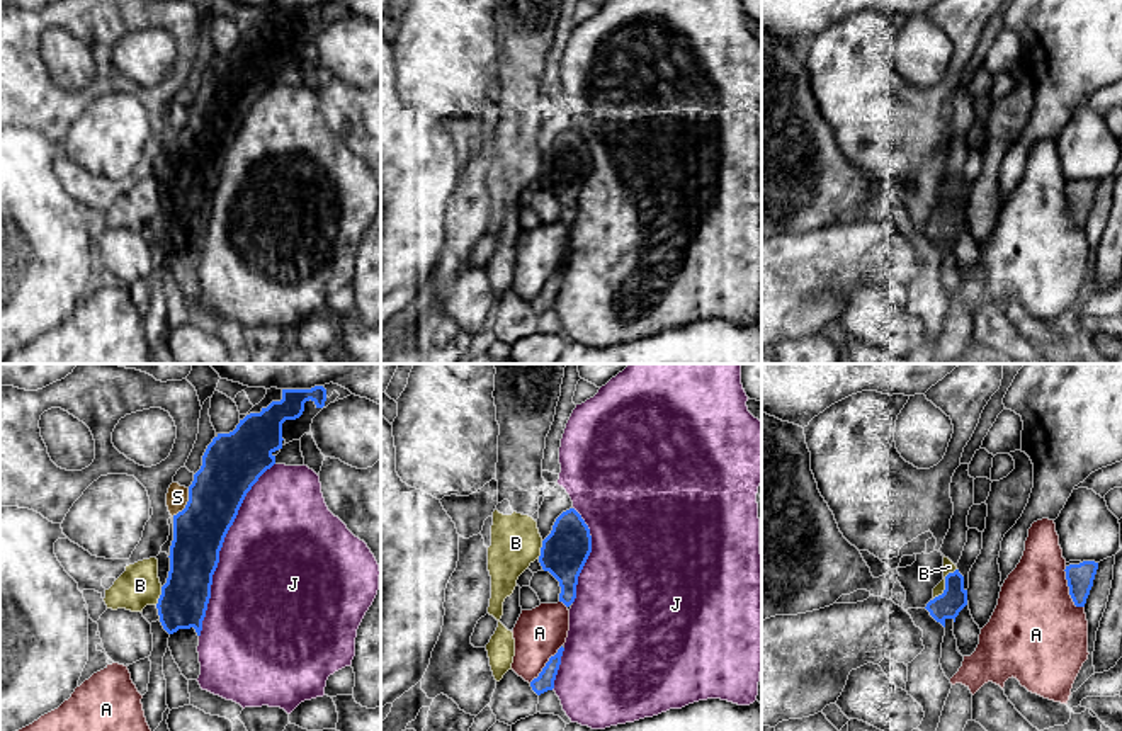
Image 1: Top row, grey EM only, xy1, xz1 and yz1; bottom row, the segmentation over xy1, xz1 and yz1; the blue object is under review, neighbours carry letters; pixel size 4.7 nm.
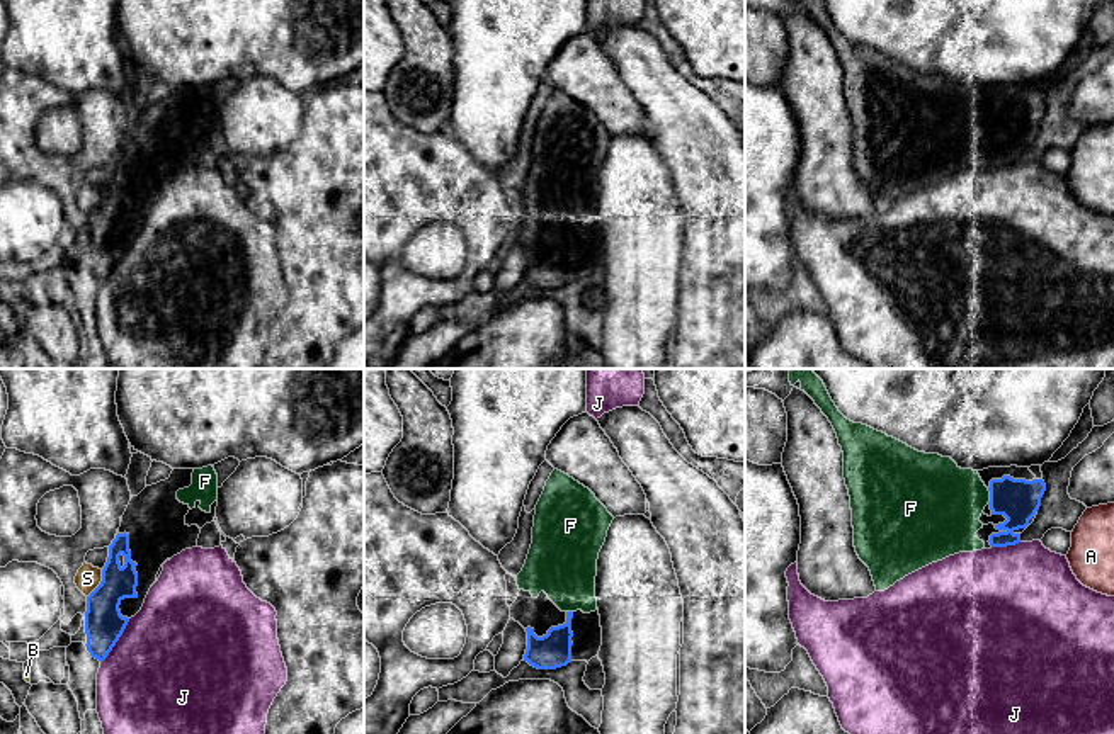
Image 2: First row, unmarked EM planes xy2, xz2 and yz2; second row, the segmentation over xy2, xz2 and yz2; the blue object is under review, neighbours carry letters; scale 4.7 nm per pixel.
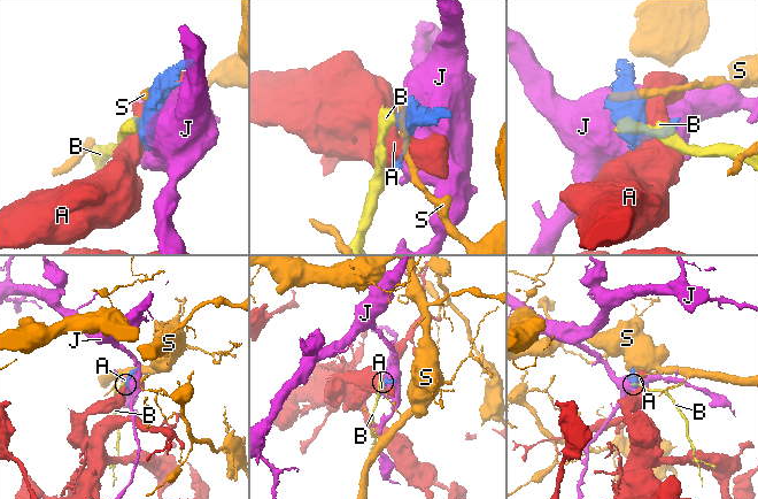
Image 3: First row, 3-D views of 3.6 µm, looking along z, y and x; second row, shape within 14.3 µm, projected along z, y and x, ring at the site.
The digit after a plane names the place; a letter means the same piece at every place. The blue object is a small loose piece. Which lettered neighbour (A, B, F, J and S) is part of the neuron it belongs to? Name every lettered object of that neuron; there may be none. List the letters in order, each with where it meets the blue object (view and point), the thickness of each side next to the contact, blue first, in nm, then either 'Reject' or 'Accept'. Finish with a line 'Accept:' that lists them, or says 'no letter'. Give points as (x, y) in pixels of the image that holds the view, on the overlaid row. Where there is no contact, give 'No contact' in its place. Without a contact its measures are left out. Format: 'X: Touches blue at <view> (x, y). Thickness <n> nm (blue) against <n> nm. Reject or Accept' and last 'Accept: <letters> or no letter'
A: Touches blue at yz1 (1070, 590). Thickness 130 nm (blue) against 440 nm. Reject
B: Touches blue at yz1 (946, 583). Thickness 130 nm (blue) against 60 nm. Reject
F: Touches blue at yz2 (990, 496). Thickness 200 nm (blue) against 400 nm. Accept
J: Touches blue at xy1 (220, 549). Thickness 260 nm (blue) against 500 nm. Reject
S: Touches blue at xy1 (187, 504). Thickness 260 nm (blue) against 110 nm. Reject
Accept: F

